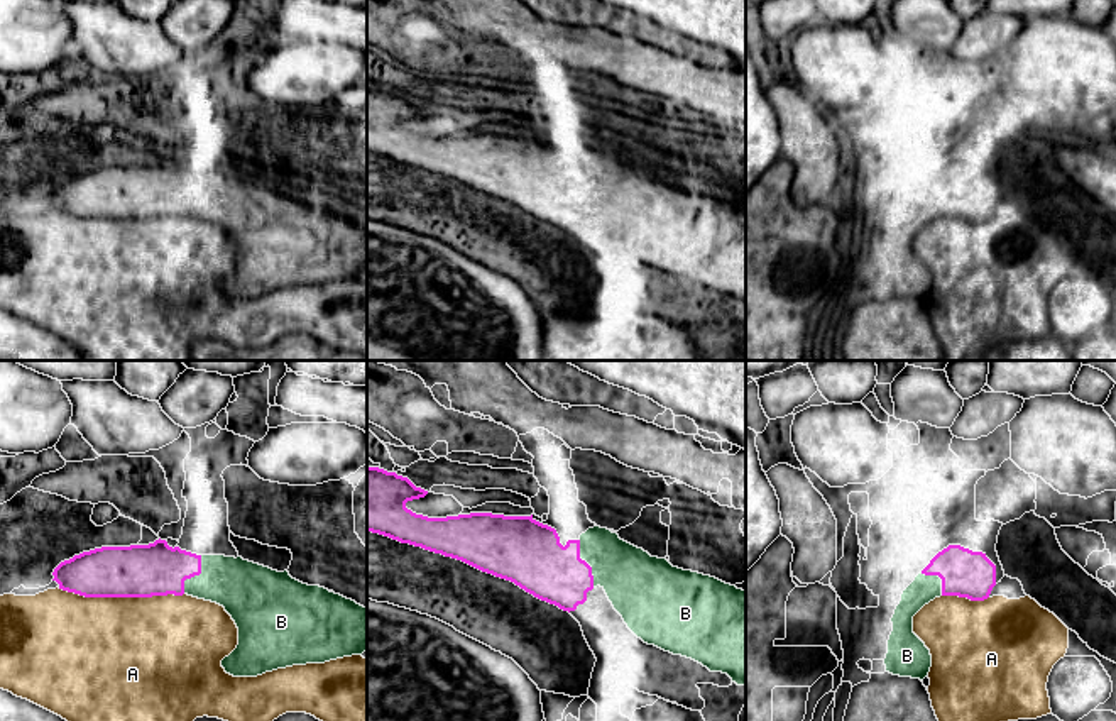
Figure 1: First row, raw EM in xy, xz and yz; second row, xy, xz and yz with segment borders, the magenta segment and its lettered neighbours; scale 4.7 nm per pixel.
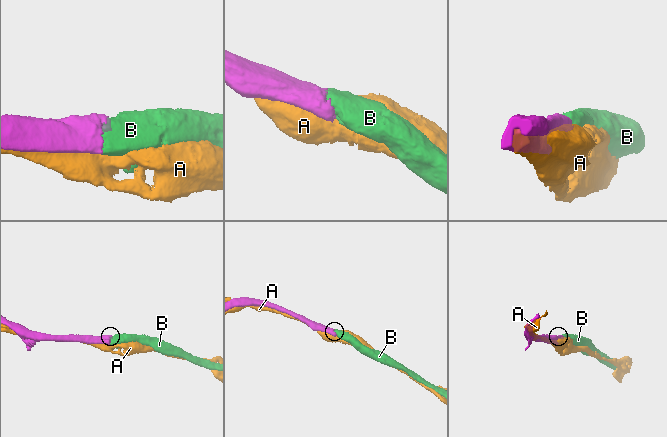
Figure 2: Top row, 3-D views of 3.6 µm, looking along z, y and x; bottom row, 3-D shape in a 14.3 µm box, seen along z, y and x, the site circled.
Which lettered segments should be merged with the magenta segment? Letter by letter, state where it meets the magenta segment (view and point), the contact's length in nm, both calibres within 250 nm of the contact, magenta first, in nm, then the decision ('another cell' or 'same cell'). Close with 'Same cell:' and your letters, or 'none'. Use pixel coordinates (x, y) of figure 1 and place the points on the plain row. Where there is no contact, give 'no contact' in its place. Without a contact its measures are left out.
A: contact xy (120, 217); length 600 nm; calibres 260 and 500 nm; another cell
B: contact xz (587, 185); length 240 nm; calibres 280 and 300 nm; same cell
Same cell: B

